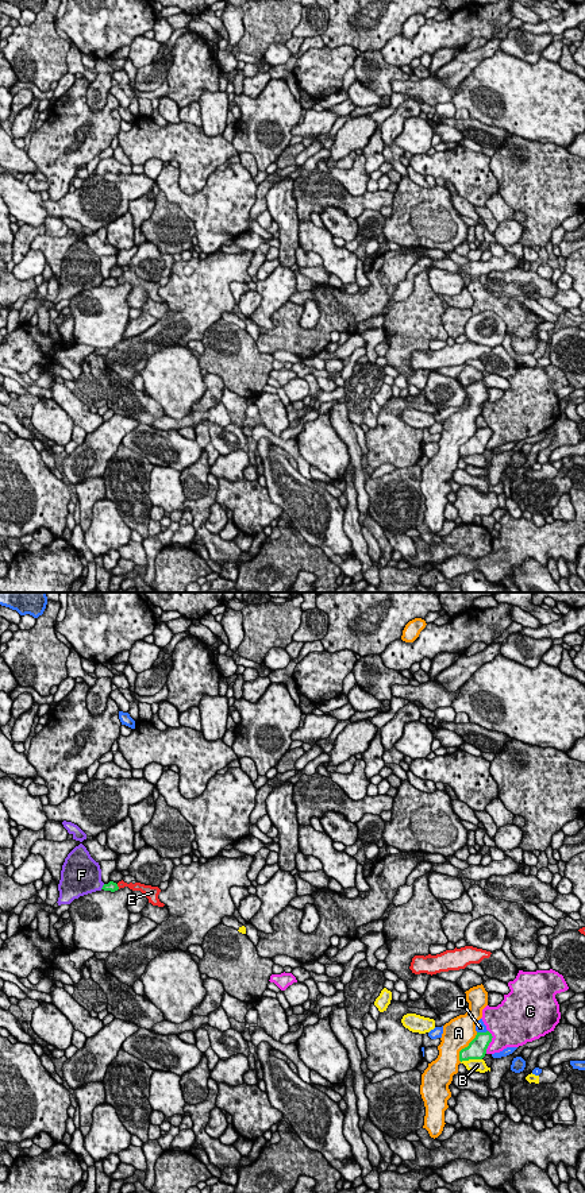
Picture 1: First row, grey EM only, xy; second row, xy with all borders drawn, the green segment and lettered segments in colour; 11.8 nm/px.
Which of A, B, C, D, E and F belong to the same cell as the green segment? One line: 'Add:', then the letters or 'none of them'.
Add: none of them

